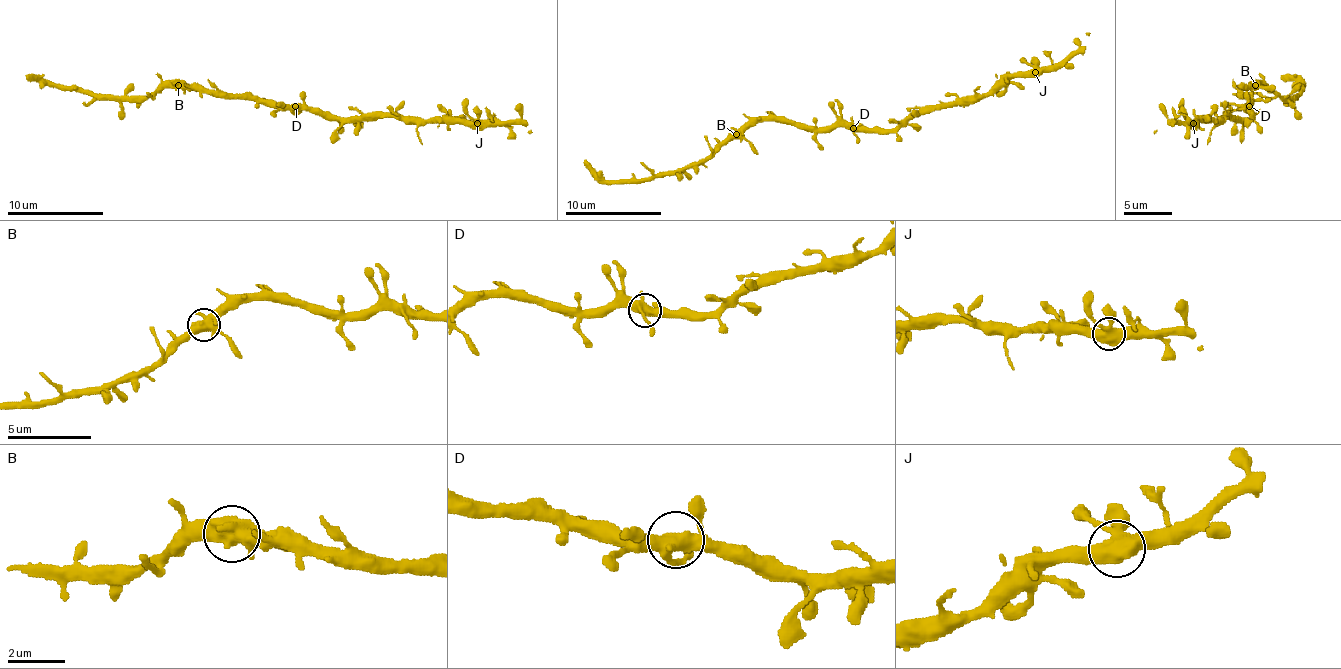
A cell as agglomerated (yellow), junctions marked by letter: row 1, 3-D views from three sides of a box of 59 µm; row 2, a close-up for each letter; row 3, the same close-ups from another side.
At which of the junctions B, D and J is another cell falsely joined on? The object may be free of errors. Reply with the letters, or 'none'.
none

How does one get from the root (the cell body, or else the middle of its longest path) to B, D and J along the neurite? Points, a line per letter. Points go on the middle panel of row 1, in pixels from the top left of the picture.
B: (839, 125), (812, 128), (778, 121), (757, 121), (747, 123), (735, 135)
D: (839, 125), (853, 128)
J: (839, 125), (866, 125), (890, 130), (936, 109), (979, 101), (1001, 89), (1013, 77), (1030, 77), (1035, 72)

